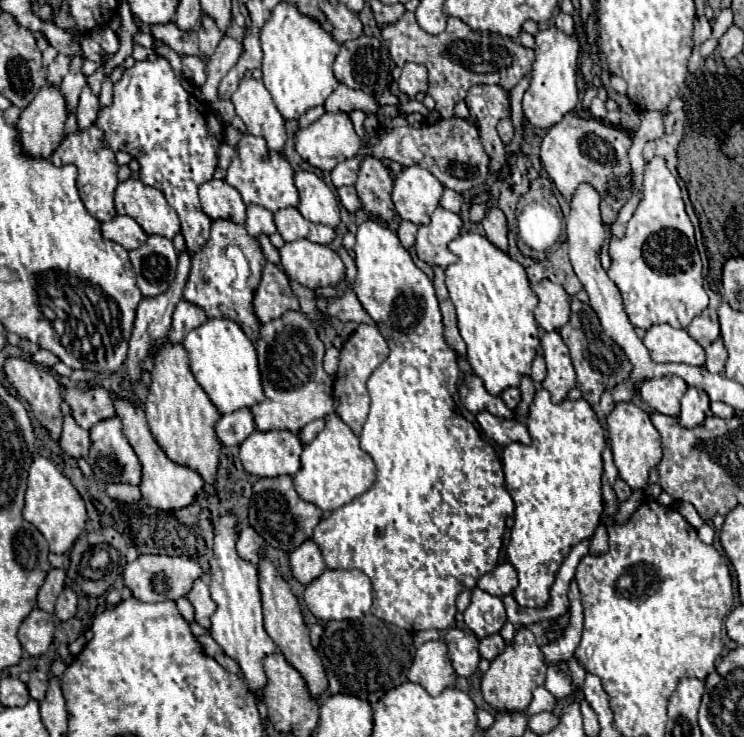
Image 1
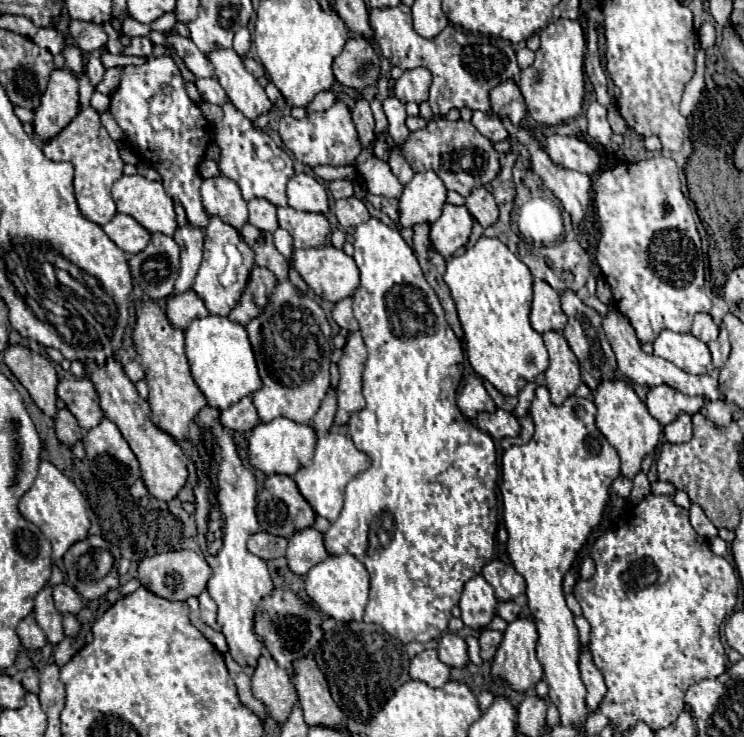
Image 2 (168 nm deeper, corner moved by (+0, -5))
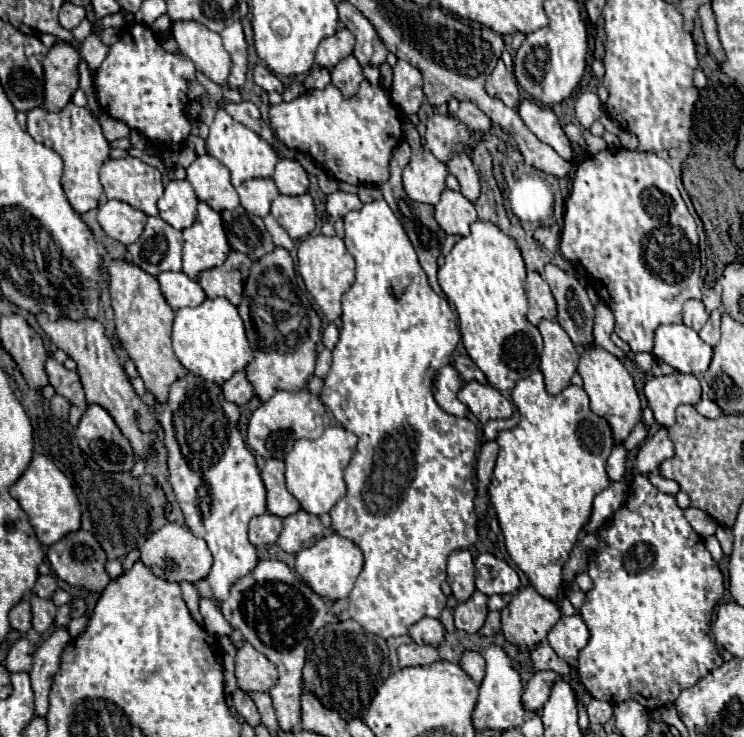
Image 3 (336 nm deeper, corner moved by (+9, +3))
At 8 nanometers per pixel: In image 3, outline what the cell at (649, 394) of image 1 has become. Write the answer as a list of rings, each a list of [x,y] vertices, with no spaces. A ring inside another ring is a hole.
[[[667,374],[645,382],[645,396],[655,414],[657,424],[673,426],[675,410],[681,404],[697,404],[701,400],[701,384],[693,374]]]

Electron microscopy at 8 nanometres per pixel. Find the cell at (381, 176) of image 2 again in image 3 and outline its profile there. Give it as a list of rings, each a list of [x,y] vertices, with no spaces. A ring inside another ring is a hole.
[[[363,80],[359,84],[359,92],[351,98],[345,98],[341,90],[333,84],[327,84],[323,90],[305,90],[299,98],[291,102],[281,102],[281,104],[271,106],[269,124],[285,146],[307,152],[325,172],[333,172],[335,180],[357,184],[357,186],[359,184],[383,184],[387,180],[391,152],[403,138],[401,114],[391,102],[387,90],[381,84],[371,84],[369,80]]]

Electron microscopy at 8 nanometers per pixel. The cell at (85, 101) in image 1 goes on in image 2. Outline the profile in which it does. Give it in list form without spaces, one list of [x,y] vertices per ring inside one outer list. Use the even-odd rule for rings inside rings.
[[[102,48],[102,50],[92,52],[92,54],[90,54],[90,58],[88,58],[86,74],[88,74],[88,78],[90,78],[90,84],[92,84],[92,86],[98,86],[98,84],[102,82],[102,76],[104,76],[104,66],[102,66],[102,62],[100,62],[100,54],[102,54],[102,52],[104,52],[104,48]]]

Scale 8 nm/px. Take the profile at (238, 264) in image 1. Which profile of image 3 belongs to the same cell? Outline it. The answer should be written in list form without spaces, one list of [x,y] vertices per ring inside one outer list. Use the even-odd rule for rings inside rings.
[[[199,202],[195,222],[183,230],[183,272],[197,280],[203,268],[223,264],[229,250],[221,214],[205,202]]]

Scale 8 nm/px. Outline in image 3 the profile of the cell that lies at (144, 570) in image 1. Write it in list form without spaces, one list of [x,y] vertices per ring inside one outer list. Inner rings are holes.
[[[169,522],[163,528],[159,528],[159,532],[153,532],[139,550],[141,550],[139,560],[143,560],[143,564],[147,564],[155,576],[171,582],[189,580],[195,584],[197,580],[207,578],[213,564],[213,556],[205,540],[197,538],[187,526],[179,526],[177,522]]]

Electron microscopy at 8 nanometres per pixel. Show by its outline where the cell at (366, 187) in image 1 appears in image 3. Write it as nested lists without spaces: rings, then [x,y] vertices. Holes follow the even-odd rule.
[[[353,54],[345,56],[343,60],[339,60],[339,64],[335,68],[331,68],[331,82],[345,96],[353,96],[357,92],[361,80],[363,80],[363,70]]]

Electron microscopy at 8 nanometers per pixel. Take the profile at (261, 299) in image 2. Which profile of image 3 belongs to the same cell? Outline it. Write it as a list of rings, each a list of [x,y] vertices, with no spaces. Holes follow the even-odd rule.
[[[231,250],[227,260],[221,266],[201,272],[197,278],[207,298],[225,296],[227,300],[231,300],[231,304],[237,306],[241,300],[243,284],[247,280],[247,272],[251,270],[251,264],[253,262],[249,260],[249,256],[243,256],[241,252]]]

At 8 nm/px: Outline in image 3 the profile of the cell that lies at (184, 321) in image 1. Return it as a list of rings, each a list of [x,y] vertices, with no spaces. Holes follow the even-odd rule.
[[[163,272],[157,276],[157,280],[167,304],[173,310],[183,306],[199,306],[207,298],[199,282],[189,278],[185,272]]]

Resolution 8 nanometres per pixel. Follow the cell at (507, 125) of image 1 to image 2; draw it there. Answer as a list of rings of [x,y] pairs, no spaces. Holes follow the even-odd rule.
[[[474,112],[472,116],[472,124],[476,126],[476,130],[480,134],[484,134],[486,138],[490,138],[492,142],[498,142],[498,140],[506,140],[510,134],[508,130],[504,128],[504,124],[500,120],[494,120],[494,118],[488,118],[486,114],[478,114]]]

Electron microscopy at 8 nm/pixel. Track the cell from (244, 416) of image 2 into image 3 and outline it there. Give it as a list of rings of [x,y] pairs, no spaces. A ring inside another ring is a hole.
[[[241,370],[241,372],[235,372],[225,384],[223,384],[223,392],[227,396],[227,400],[243,406],[251,400],[253,396],[253,386],[251,382],[247,380],[247,374]]]

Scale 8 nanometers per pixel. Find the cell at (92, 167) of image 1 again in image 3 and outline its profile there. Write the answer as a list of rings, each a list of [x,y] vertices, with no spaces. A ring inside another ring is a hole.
[[[69,102],[59,112],[49,112],[45,108],[35,108],[27,114],[27,132],[31,138],[47,148],[53,148],[63,158],[63,190],[77,214],[85,214],[97,208],[99,198],[103,194],[103,186],[99,182],[99,170],[105,160],[109,160],[109,142],[103,136],[99,122],[87,108],[79,108]]]

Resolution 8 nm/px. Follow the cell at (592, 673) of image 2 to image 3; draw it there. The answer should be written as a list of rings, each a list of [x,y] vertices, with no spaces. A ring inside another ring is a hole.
[[[581,614],[561,616],[557,624],[549,630],[547,640],[559,658],[569,664],[577,664],[579,650],[583,650],[589,642],[589,628],[583,622]]]

